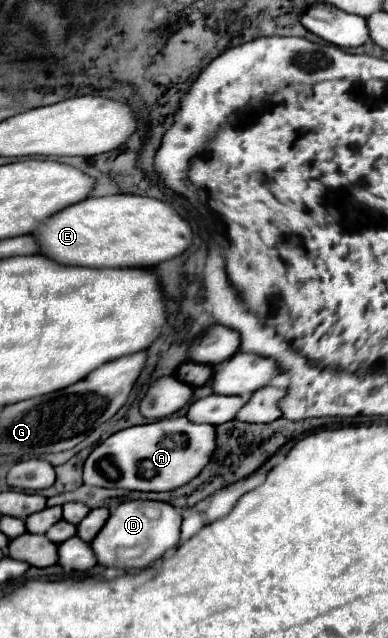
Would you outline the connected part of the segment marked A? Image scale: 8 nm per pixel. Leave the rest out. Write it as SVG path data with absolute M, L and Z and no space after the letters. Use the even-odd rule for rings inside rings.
M186 416L120 430L98 444L84 464L84 484L126 488L140 492L166 492L188 484L214 452L214 426L194 424Z

